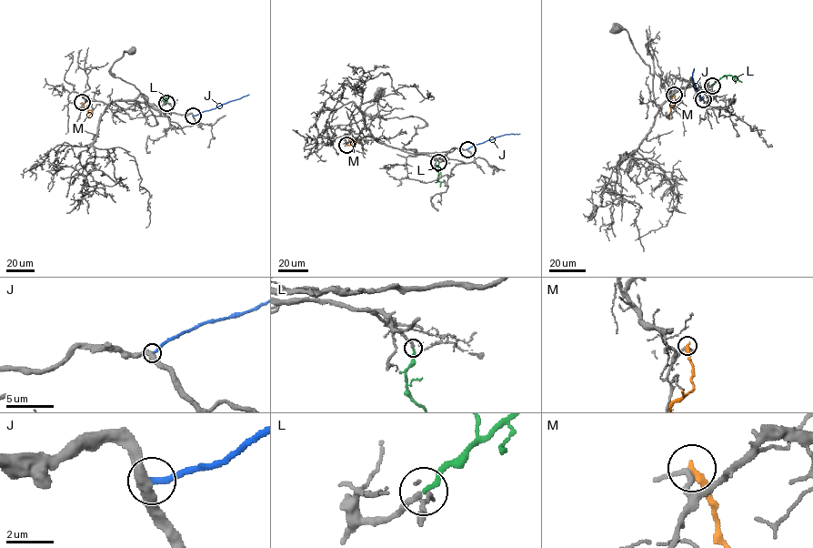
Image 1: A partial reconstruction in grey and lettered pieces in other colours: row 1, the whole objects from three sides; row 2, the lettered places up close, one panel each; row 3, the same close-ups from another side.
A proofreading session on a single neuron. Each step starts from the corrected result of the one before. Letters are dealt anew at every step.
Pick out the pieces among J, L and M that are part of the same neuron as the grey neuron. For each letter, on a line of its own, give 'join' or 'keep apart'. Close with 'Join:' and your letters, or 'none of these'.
J: keep apart
L: join
M: keep apart
Join: L

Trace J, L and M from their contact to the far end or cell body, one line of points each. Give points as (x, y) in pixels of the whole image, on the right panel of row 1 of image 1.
J: (703, 99), (692, 79), (694, 68)
L: (712, 86), (724, 76), (731, 75), (741, 82)
M: (674, 95), (675, 103), (669, 116), (671, 118)

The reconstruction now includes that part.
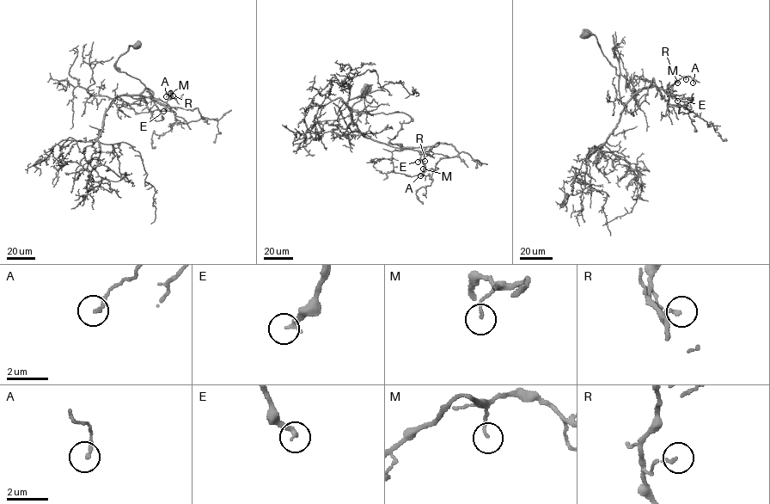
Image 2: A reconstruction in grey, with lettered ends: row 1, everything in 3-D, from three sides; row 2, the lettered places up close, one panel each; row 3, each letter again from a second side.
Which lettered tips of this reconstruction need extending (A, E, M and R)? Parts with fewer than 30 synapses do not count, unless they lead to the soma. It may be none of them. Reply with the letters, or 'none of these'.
E

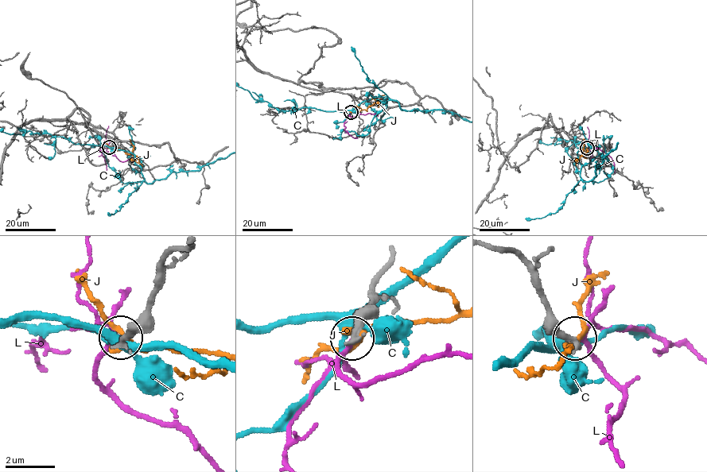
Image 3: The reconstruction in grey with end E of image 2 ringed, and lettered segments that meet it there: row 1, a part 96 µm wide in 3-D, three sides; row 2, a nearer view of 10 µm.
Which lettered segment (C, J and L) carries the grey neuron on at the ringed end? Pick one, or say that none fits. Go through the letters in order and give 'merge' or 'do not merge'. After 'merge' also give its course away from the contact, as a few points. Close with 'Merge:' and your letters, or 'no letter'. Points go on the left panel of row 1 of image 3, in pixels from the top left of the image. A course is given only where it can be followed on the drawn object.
C: do not merge
J: do not merge
L: merge; it runs (109, 146), (102, 145), (99, 151), (106, 164), (106, 173)
Merge: L

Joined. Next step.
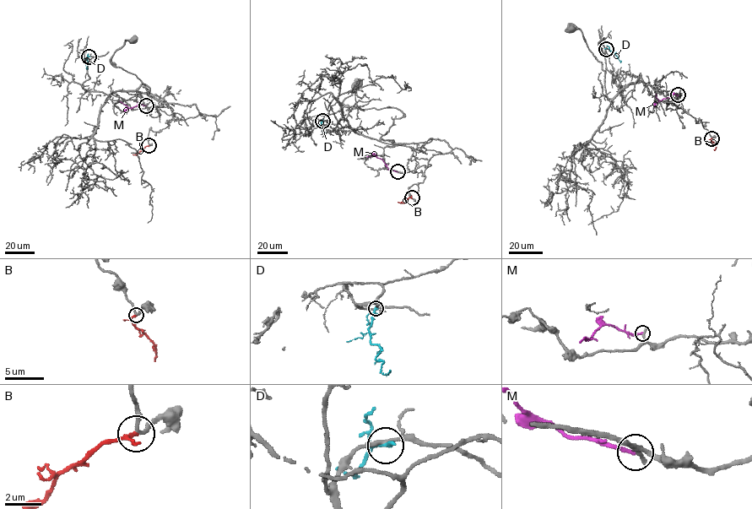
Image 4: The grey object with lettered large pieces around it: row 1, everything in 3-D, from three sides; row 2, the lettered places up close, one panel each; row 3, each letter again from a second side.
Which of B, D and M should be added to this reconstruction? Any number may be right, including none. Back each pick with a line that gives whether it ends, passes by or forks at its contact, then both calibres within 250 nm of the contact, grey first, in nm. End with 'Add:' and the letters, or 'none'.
Add: none

